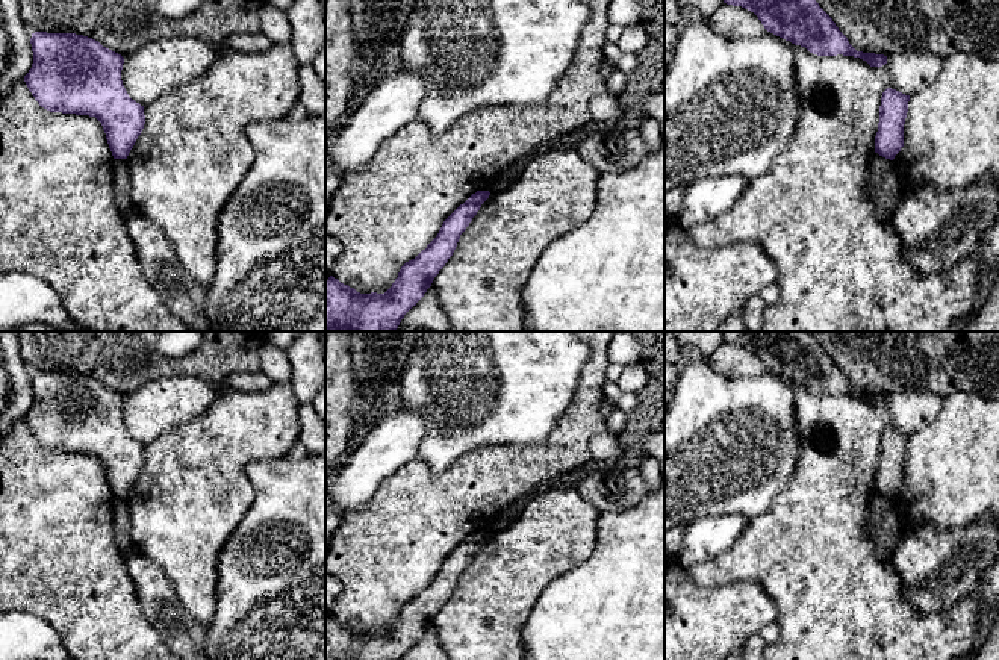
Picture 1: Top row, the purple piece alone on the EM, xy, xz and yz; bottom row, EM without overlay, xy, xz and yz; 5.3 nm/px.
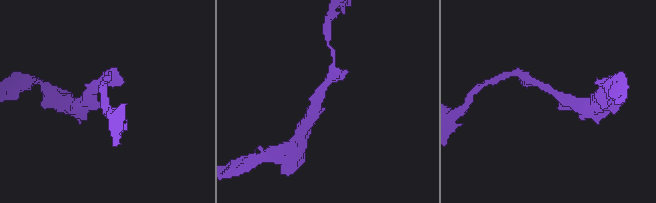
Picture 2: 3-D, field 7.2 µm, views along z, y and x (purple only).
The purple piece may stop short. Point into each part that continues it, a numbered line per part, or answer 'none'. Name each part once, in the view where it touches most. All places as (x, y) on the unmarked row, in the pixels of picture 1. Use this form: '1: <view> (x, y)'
none

